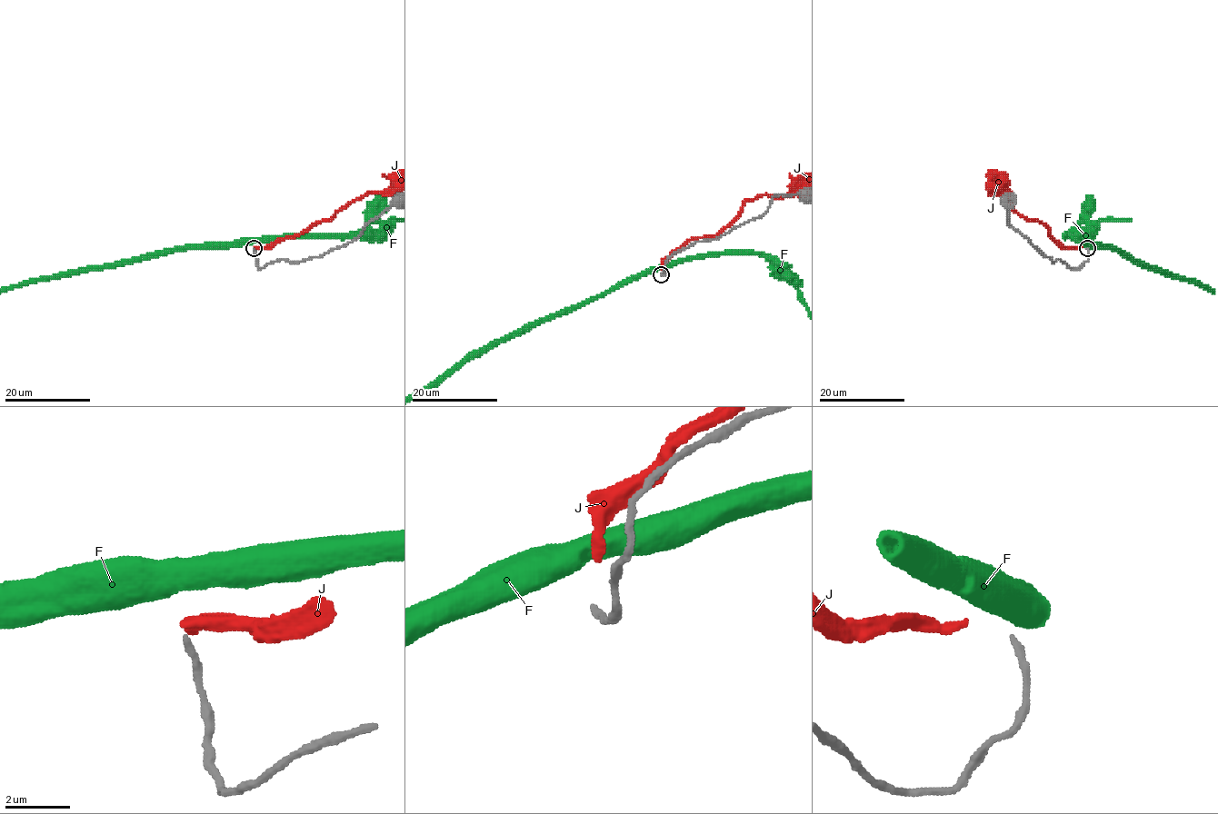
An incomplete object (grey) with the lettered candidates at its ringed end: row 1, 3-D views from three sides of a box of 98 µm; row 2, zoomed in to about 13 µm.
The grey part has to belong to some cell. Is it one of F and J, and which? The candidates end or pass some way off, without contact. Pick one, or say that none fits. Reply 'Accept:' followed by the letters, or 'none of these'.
Accept: none of these

